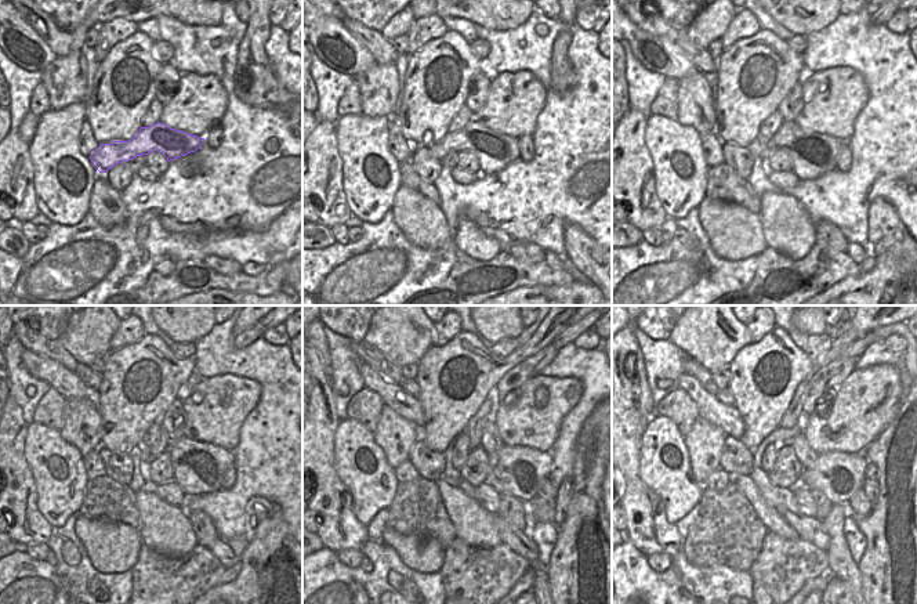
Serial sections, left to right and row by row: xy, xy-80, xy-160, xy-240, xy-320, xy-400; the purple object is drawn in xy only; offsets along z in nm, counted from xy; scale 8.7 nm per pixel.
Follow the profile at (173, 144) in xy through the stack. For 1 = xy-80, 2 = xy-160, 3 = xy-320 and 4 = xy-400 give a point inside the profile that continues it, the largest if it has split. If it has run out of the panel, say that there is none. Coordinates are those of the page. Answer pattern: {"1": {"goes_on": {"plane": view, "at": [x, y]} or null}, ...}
{"1": {"goes_on": {"plane": "xy-80", "at": [495, 152]}}, "2": {"goes_on": {"plane": "xy-160", "at": [812, 155]}}, "3": {"goes_on": {"plane": "xy-320", "at": [515, 470]}}, "4": {"goes_on": {"plane": "xy-400", "at": [838, 476]}}}

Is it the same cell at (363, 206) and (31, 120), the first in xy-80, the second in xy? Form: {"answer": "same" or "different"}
{"answer": "different"}

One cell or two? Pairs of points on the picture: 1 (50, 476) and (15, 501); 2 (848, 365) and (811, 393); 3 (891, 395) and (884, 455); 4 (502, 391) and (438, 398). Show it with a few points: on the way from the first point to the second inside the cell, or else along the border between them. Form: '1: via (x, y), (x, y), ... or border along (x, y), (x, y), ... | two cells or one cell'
1: border along (24, 456), (37, 495), (36, 507), (44, 517) | two cells
2: via (838, 371), (821, 383) | one cell
3: border along (902, 398), (895, 418), (866, 447) | two cells
4: border along (517, 365), (510, 368), (493, 389) | two cells

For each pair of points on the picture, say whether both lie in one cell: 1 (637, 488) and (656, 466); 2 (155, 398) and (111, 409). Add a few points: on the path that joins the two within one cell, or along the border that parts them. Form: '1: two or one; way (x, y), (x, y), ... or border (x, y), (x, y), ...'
1: two; border (640, 451), (640, 478), (662, 501), (663, 507)
2: one; way (144, 404), (130, 404), (122, 409)

